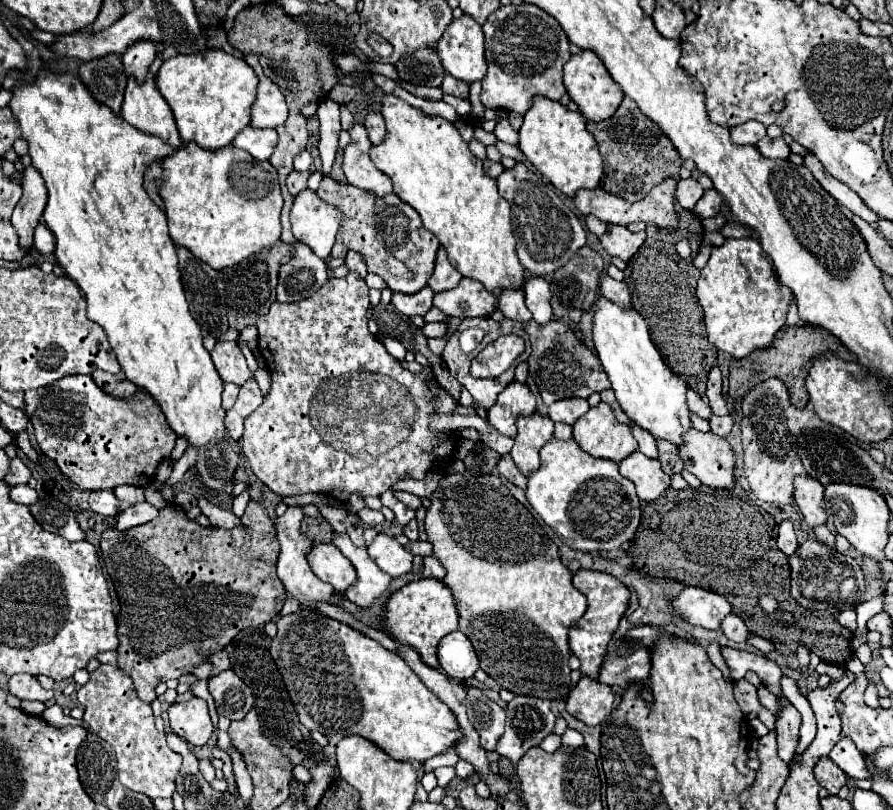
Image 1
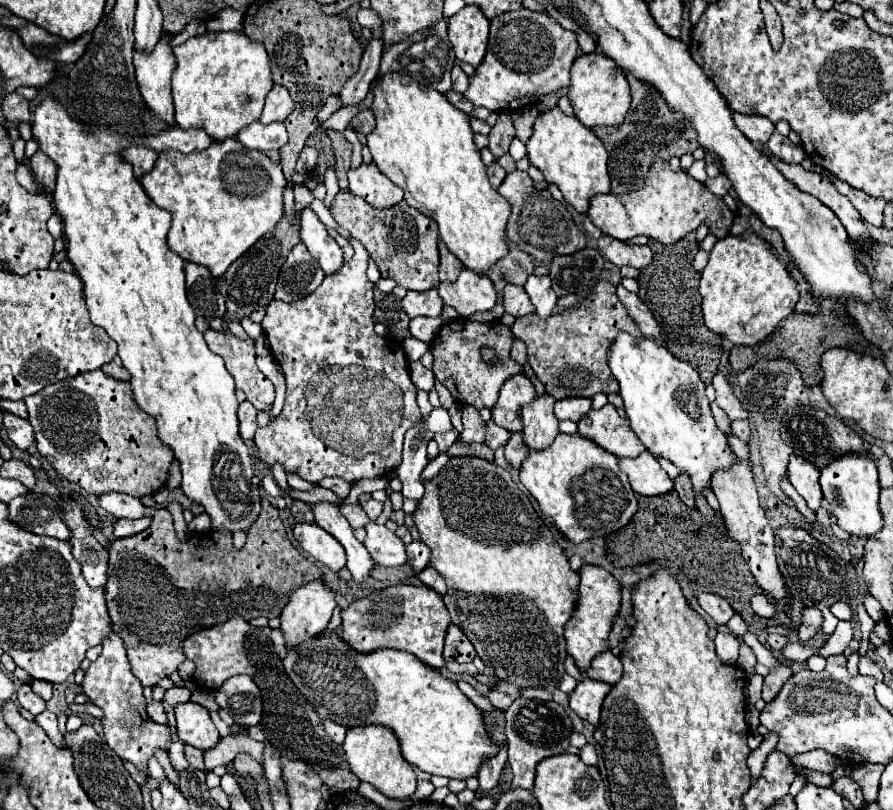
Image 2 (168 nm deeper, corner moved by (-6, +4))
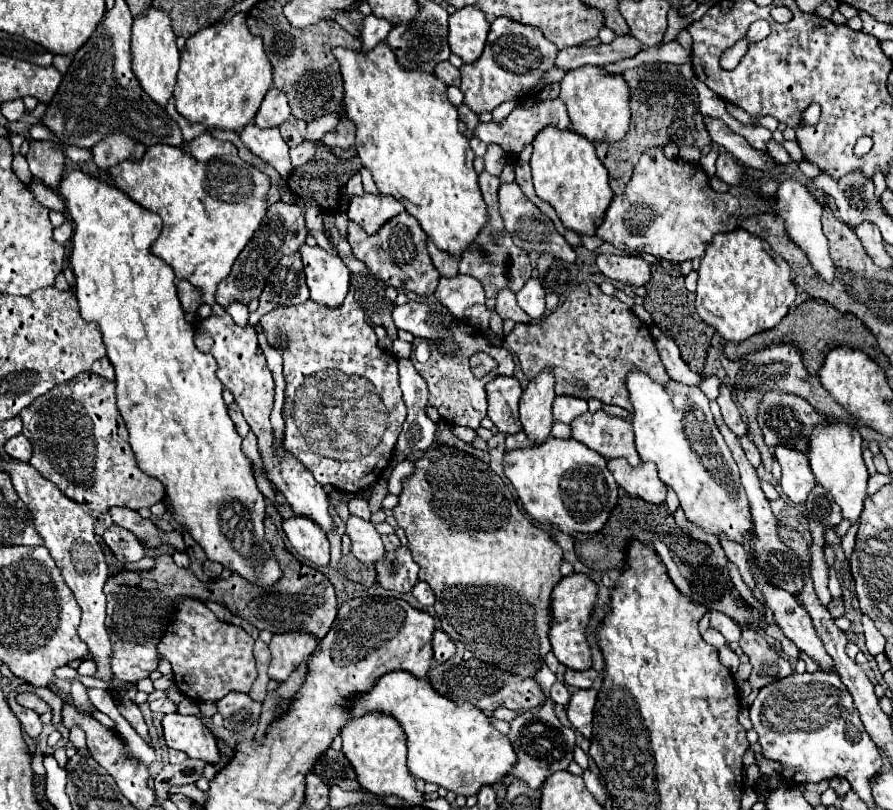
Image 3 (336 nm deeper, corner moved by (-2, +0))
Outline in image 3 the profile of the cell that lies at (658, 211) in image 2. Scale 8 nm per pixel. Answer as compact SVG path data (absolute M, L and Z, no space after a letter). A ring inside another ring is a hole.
M661 147L649 149L641 155L633 169L633 177L629 179L625 193L613 197L601 227L597 229L597 237L611 243L613 247L629 253L649 253L657 259L667 259L669 263L685 263L703 255L705 243L713 239L715 233L729 233L737 227L739 219L739 201L729 193L717 193L709 185L709 177L701 165L685 163L683 159L667 159Z

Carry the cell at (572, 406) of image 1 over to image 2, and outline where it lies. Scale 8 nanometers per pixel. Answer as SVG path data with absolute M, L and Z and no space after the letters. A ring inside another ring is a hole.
M571 397L555 403L555 415L559 421L563 419L579 421L589 413L589 409L591 409L591 399L585 399L585 397Z

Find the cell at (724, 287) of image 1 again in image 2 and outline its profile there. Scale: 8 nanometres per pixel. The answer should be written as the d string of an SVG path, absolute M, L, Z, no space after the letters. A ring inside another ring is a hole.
M753 231L737 237L727 235L715 243L709 253L709 263L701 271L699 293L703 297L705 325L713 333L727 337L733 345L753 347L765 341L775 327L793 313L799 299L797 281L769 247L771 245Z

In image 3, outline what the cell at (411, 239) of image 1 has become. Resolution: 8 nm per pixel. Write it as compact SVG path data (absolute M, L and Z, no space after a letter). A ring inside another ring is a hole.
M401 213L395 219L391 219L391 223L385 223L379 229L379 235L363 235L363 231L359 231L359 227L355 227L355 223L349 221L349 237L347 237L353 255L363 261L381 281L385 281L391 287L403 287L407 291L413 291L417 295L431 295L439 283L439 271L435 271L431 257L427 253L427 235L423 233L423 229L419 227L417 219Z

